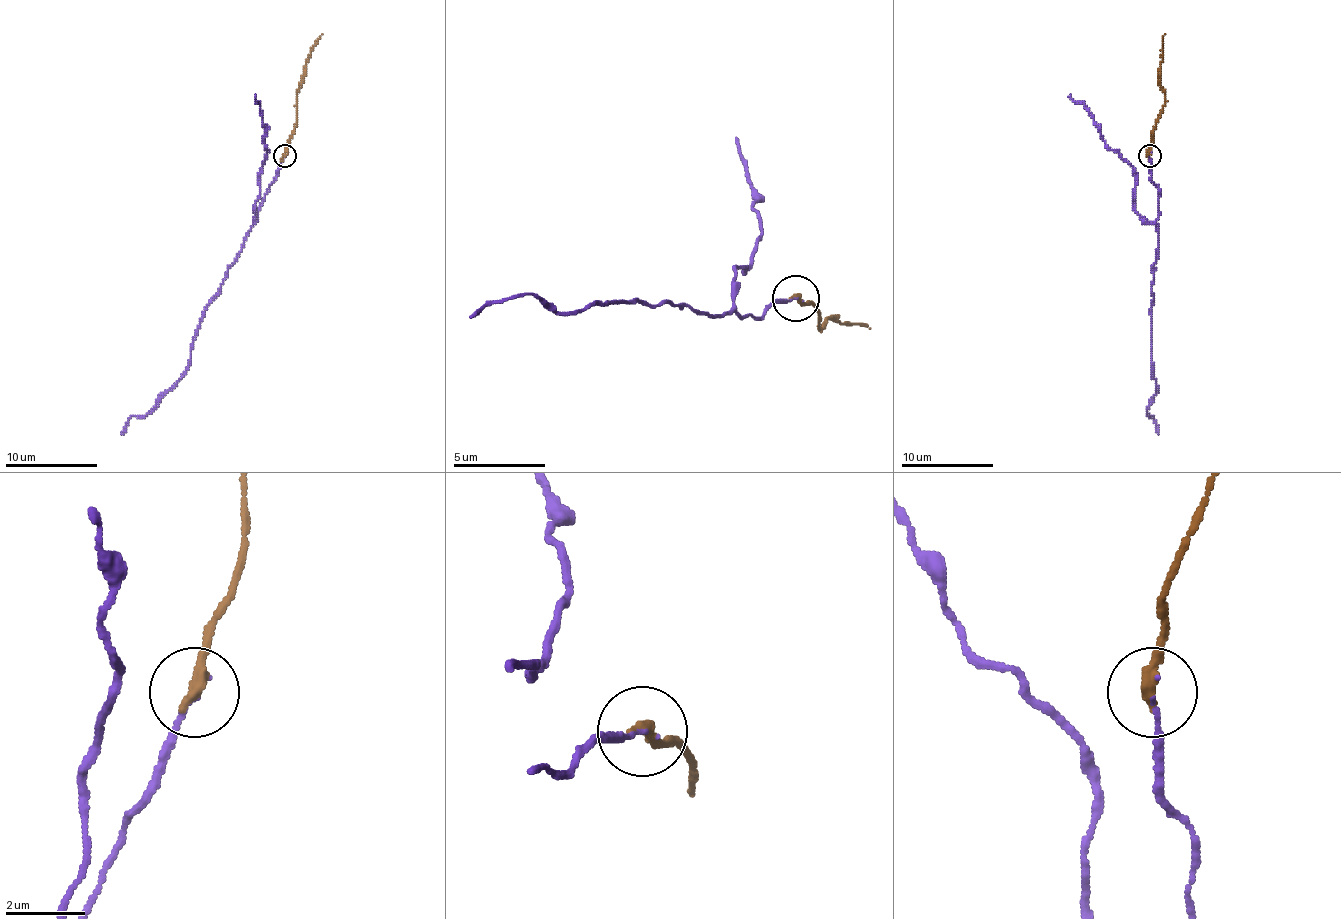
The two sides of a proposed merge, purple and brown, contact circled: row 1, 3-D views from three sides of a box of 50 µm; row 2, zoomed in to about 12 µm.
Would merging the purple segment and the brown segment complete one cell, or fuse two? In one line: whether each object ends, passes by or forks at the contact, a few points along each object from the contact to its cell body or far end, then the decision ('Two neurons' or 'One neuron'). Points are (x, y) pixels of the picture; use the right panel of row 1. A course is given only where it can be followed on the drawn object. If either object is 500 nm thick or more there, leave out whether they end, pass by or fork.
At the ring purple ends. At the ring brown ends. Course of purple: (1149, 156), (1151, 180), (1158, 187), (1158, 256), (1151, 291), (1151, 374), (1156, 395), (1146, 413), (1158, 434). Course of brown: (1149, 156), (1151, 136), (1158, 122), (1165, 89), (1160, 85), (1165, 34). One neuron

